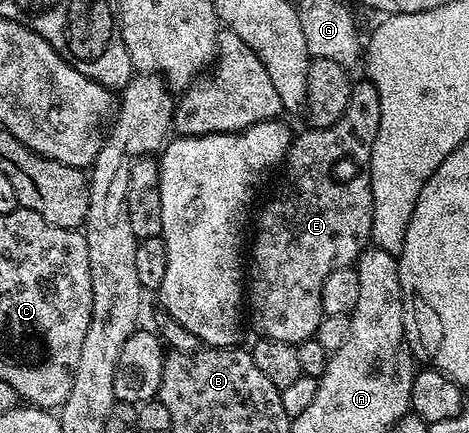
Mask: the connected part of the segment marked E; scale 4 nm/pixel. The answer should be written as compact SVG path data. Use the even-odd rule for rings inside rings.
M368 79L359 80L354 84L353 90L351 91L351 99L347 103L347 111L343 116L340 117L338 121L335 123L331 123L331 127L323 127L322 129L315 129L312 127L306 128L306 133L301 133L292 138L289 142L289 149L285 153L285 159L283 162L283 170L285 169L285 174L281 177L281 190L278 191L277 197L273 197L269 202L266 203L265 206L261 209L261 214L257 217L257 230L253 233L253 254L248 254L247 257L247 317L253 320L253 325L258 329L258 334L261 337L270 337L271 339L275 339L276 341L285 341L289 345L296 345L299 341L307 341L310 340L316 334L317 328L319 327L319 323L321 322L321 318L323 316L321 312L321 292L323 291L323 283L327 283L327 275L331 275L331 271L335 271L336 269L348 269L350 266L356 262L357 258L361 256L362 253L365 252L367 246L370 244L371 238L373 236L373 192L371 191L371 179L369 178L369 164L371 163L371 147L375 143L375 135L379 131L379 119L381 118L381 112L379 111L379 91L376 87L373 86L372 81Z

